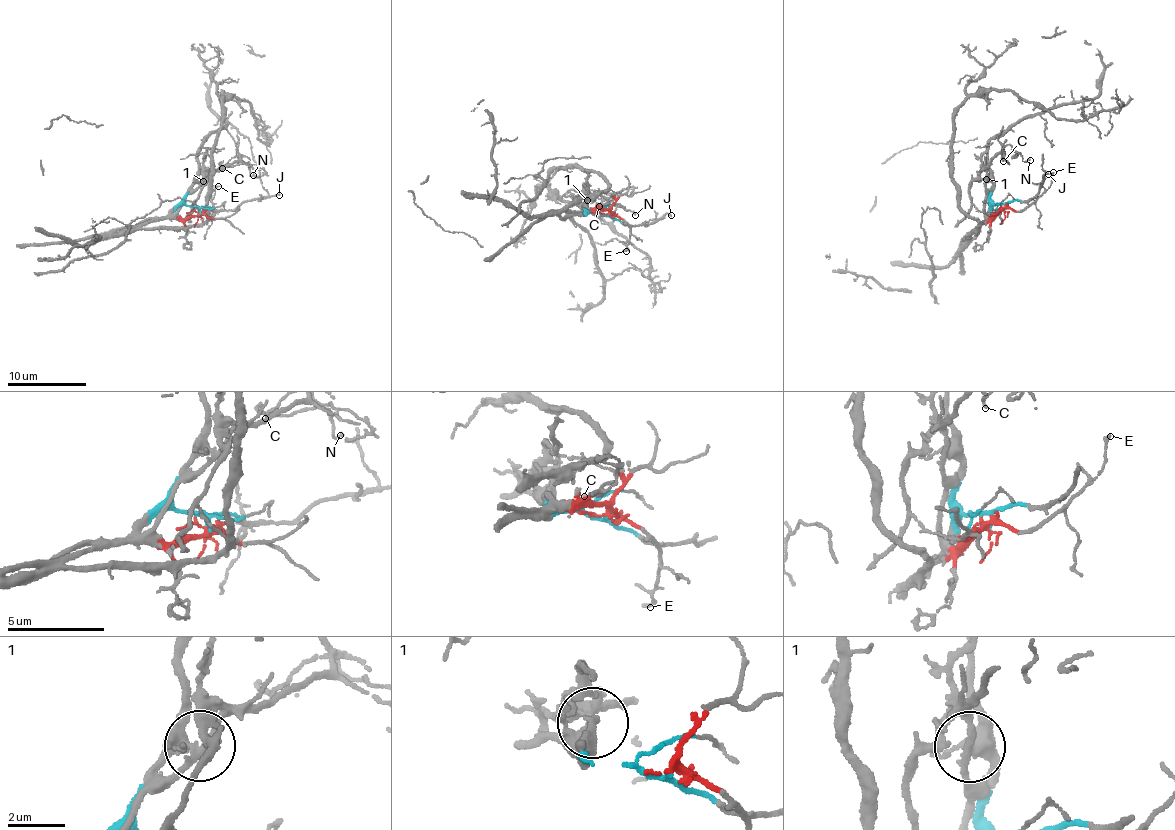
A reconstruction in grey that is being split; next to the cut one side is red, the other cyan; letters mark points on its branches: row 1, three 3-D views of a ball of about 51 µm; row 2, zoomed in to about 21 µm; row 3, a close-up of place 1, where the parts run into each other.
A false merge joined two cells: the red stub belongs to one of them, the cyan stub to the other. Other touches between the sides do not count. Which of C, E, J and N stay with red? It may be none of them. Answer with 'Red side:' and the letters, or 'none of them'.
Red side: C, E, N

